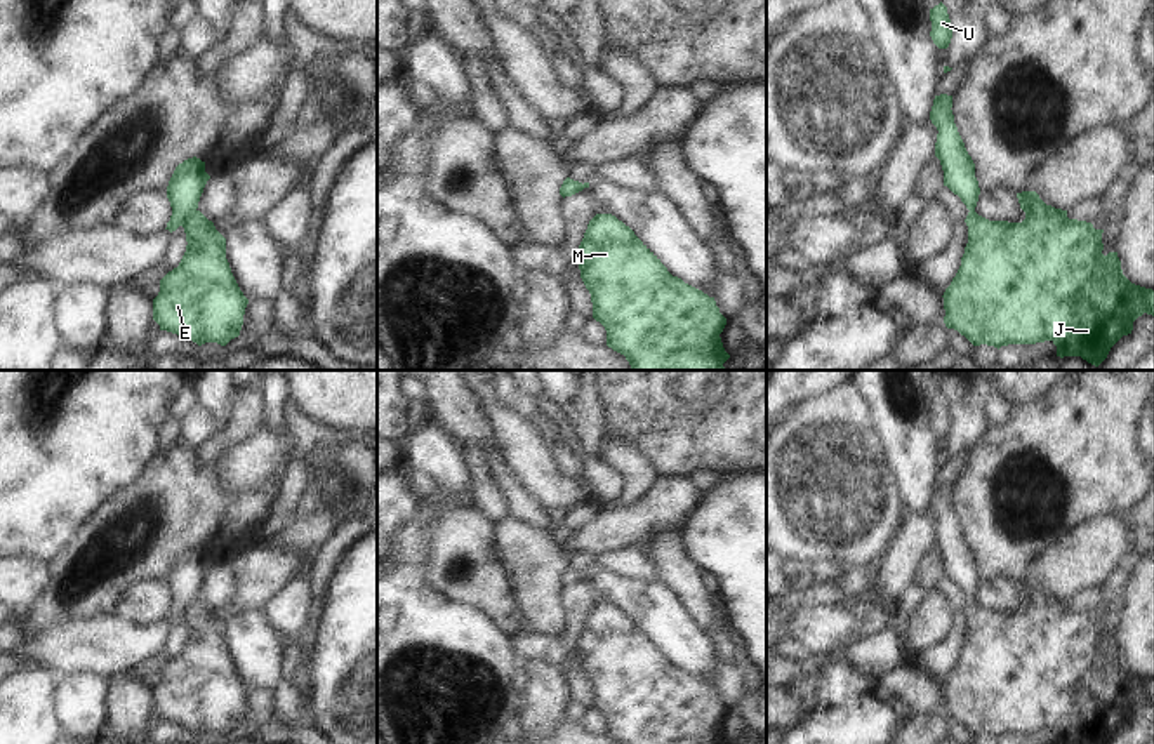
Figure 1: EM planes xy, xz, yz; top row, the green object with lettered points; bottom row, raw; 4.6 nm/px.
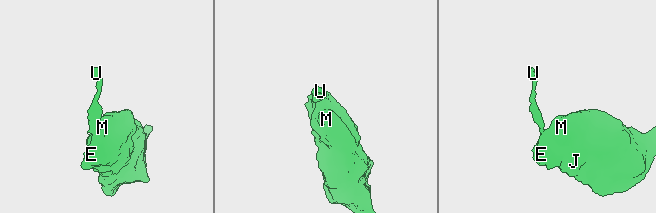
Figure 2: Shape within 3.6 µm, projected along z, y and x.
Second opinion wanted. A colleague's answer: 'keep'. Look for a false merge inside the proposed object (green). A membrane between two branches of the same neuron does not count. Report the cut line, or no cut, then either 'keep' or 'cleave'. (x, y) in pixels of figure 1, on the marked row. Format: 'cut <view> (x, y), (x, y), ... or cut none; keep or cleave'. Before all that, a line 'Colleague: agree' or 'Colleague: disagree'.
Colleague: disagree
cut xy (195, 209), (181, 225); cleave

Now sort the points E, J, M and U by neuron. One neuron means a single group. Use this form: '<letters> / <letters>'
E J M / U

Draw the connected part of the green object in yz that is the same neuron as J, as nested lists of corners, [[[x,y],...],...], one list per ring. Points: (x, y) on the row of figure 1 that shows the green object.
[[[1036,191],[1017,193],[1020,209],[1025,212],[1022,223],[989,221],[977,212],[968,212],[968,243],[961,266],[944,292],[944,323],[958,330],[973,346],[994,348],[1008,344],[1036,344],[1051,341],[1057,356],[1081,356],[1098,367],[1111,348],[1131,334],[1133,322],[1144,313],[1154,316],[1154,290],[1131,283],[1121,269],[1118,252],[1102,254],[1102,233],[1091,223],[1069,219],[1067,210],[1046,205]]]

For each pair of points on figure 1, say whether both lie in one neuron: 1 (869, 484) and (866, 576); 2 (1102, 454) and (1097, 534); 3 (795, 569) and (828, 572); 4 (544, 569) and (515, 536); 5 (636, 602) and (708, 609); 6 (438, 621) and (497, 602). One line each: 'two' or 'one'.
1: two
2: two
3: one
4: one
5: two
6: two

